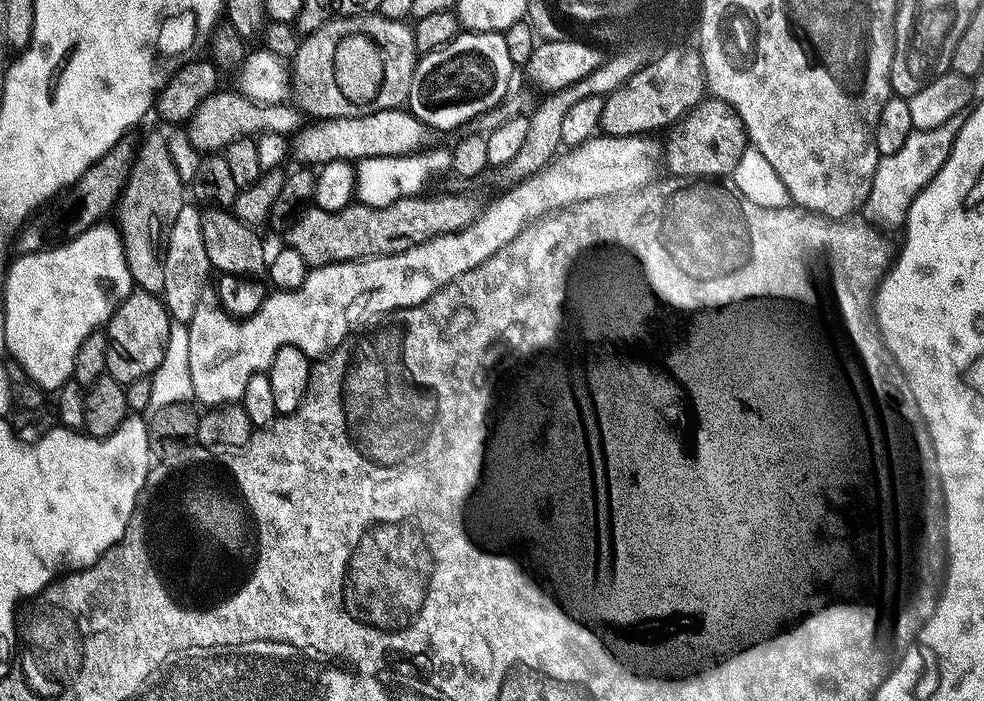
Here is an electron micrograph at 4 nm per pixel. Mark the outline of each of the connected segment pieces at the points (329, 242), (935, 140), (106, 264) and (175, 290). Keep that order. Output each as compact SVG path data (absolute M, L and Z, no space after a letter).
M468 196L424 197L405 197L392 205L377 207L351 204L340 212L310 206L291 226L284 242L287 247L298 250L310 268L344 264L376 256L395 256L431 238L455 234L470 227L480 212L475 200Z
M949 115L943 125L932 131L914 130L906 140L906 145L897 154L881 157L873 190L862 209L863 218L883 233L901 233L907 224L908 211L913 201L944 169L965 122L966 118L963 115Z
M108 222L96 227L76 239L69 239L59 246L48 246L43 251L22 256L11 261L8 278L3 281L6 314L6 342L8 356L30 374L30 378L45 393L56 394L74 377L74 358L82 342L101 331L112 321L112 315L120 304L134 291L130 266L126 266L124 243L119 227L112 228Z
M186 206L174 218L174 226L168 235L164 265L166 266L166 290L162 297L168 315L177 324L189 325L200 305L200 299L206 294L208 274L213 273L210 258L206 252L206 238L203 236L204 218L199 210Z

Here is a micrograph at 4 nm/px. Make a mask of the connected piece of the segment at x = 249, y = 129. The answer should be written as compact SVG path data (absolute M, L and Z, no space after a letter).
M236 90L224 93L219 91L210 97L194 112L190 118L191 130L188 137L197 152L201 154L216 154L225 151L234 141L251 139L264 132L278 136L297 135L305 125L305 115L291 105L261 106L244 97Z

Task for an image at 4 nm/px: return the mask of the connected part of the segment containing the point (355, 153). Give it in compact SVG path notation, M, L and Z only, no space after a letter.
M408 110L375 112L373 116L357 120L324 120L312 124L305 127L294 140L294 156L304 166L359 162L379 156L415 156L428 148L426 146L430 135L428 125L423 124Z

